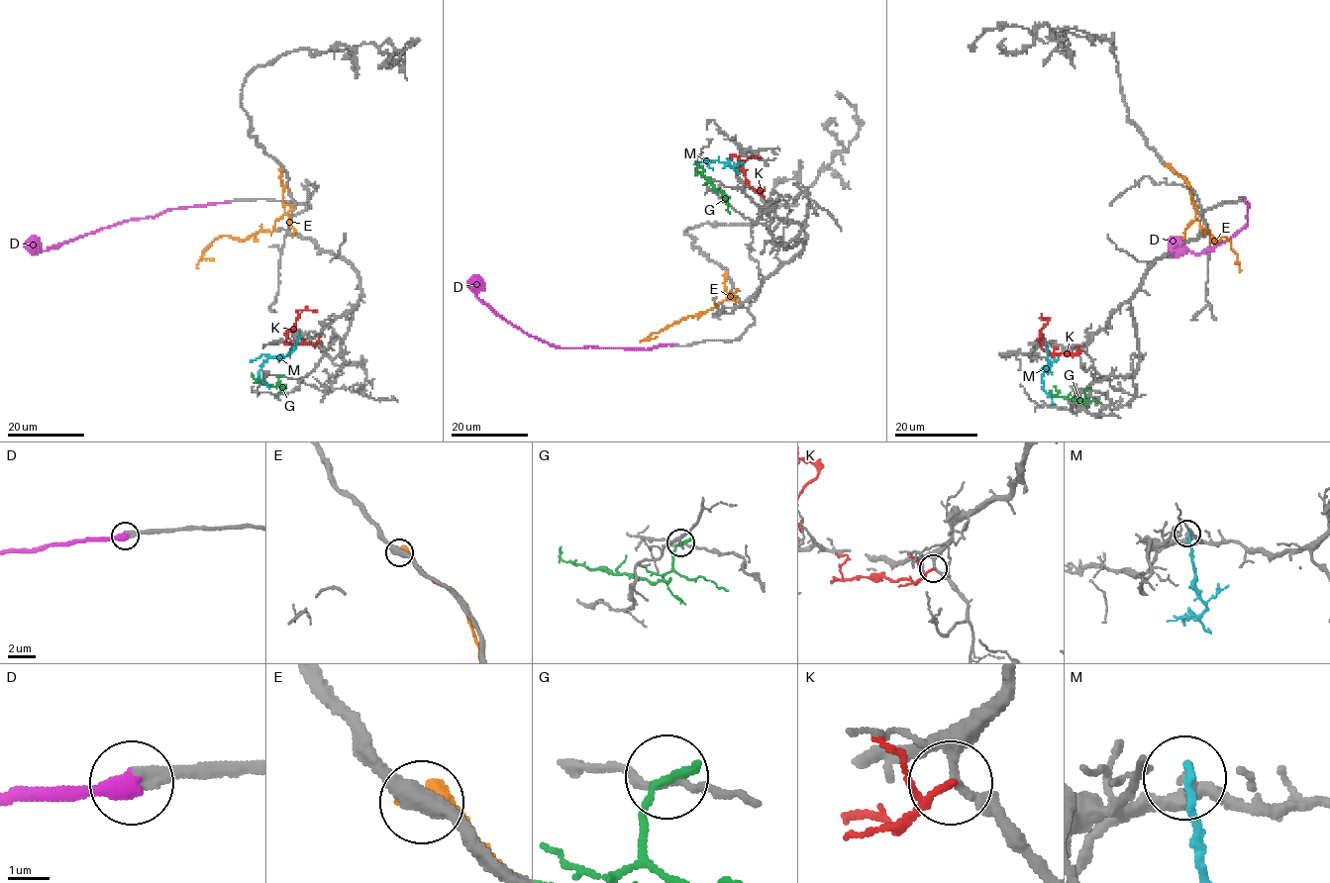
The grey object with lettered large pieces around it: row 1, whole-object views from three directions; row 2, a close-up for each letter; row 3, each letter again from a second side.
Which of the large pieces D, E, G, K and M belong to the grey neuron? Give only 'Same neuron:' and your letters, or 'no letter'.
Same neuron: D

